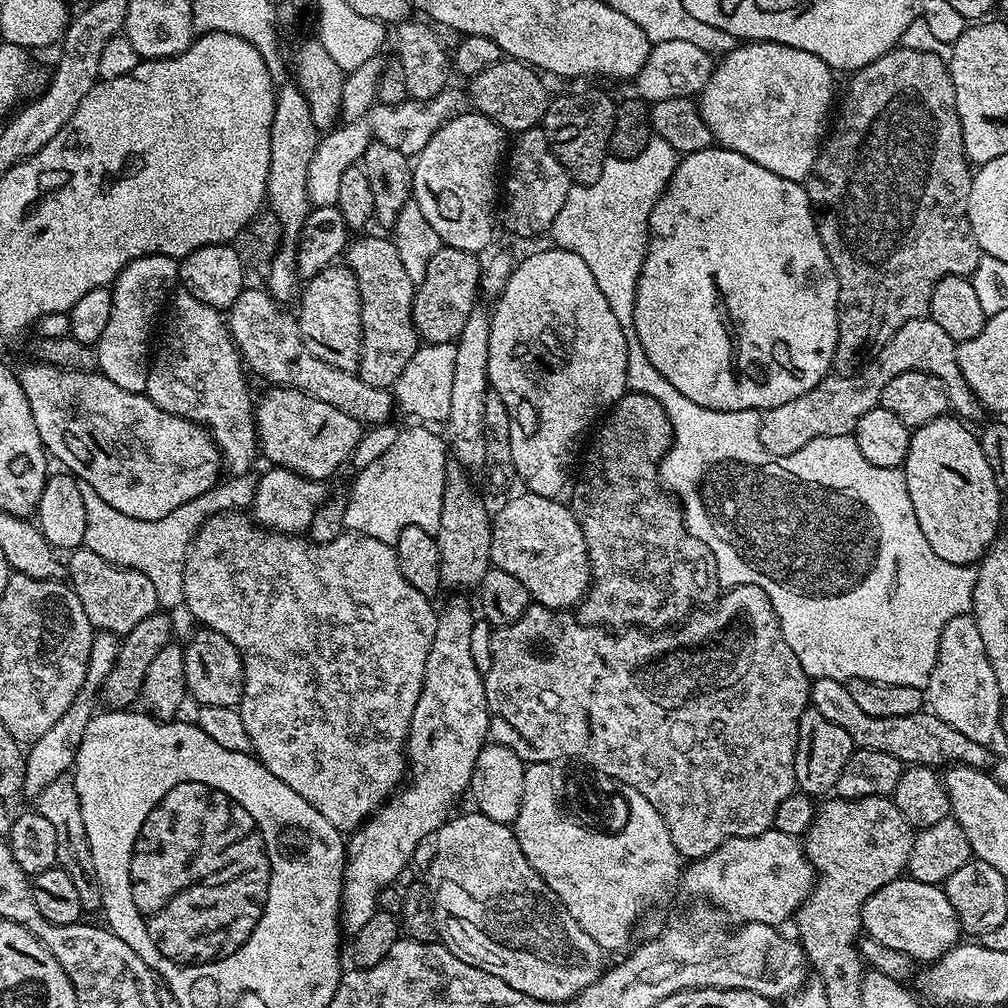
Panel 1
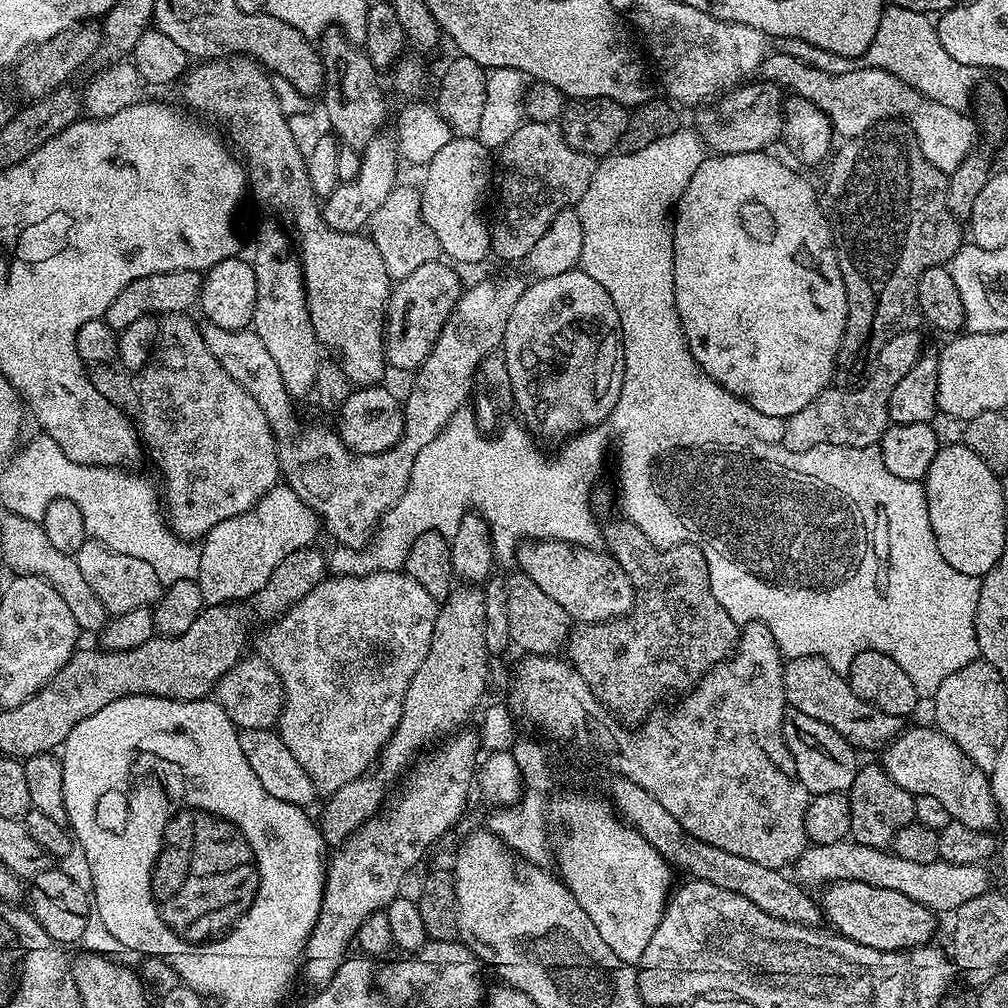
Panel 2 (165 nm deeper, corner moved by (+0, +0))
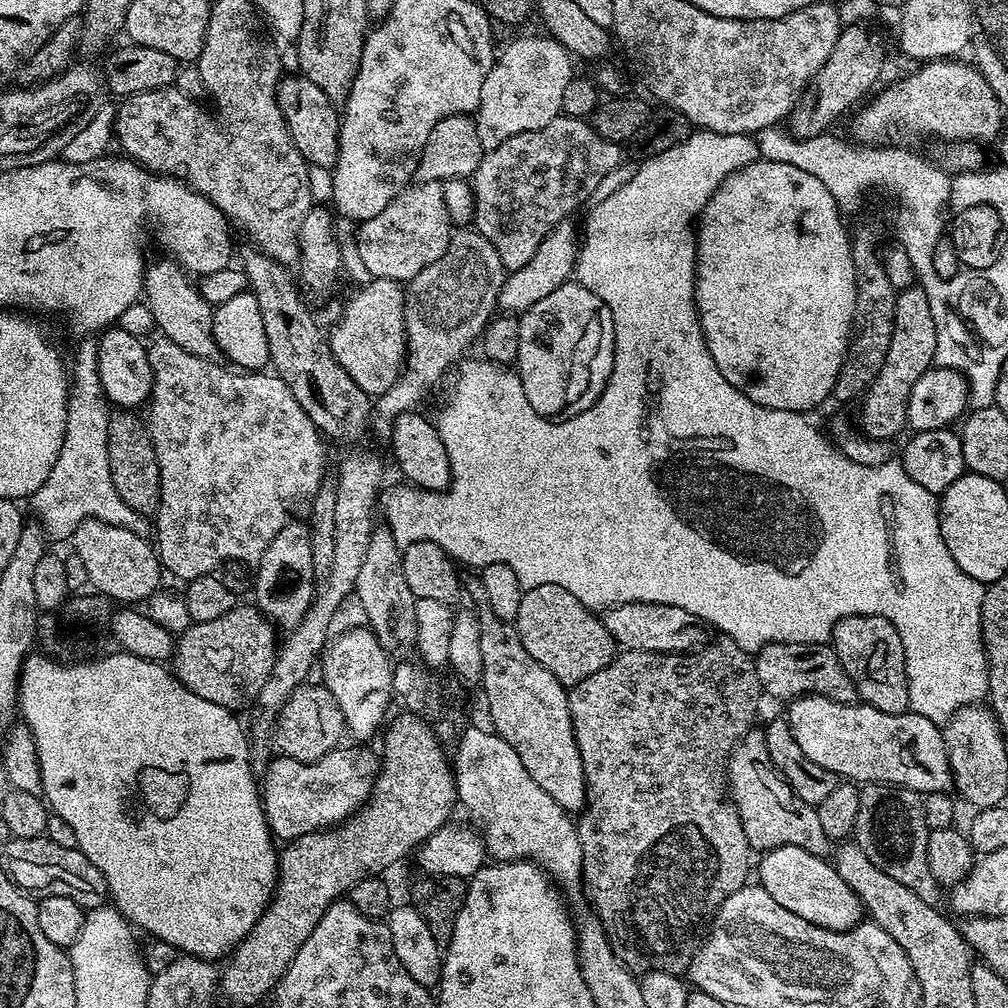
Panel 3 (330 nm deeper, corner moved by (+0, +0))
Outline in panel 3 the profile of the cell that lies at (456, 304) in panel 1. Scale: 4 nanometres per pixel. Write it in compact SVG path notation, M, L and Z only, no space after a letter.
M372 278L363 286L357 287L357 292L344 304L344 310L336 320L332 332L327 333L328 345L338 358L338 362L354 382L367 396L378 398L400 377L404 371L404 357L408 355L408 339L406 338L406 322L404 321L404 289L399 280Z

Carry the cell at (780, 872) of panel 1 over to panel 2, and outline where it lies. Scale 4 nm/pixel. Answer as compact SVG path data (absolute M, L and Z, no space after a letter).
M849 838L842 842L812 844L805 848L794 865L794 876L804 886L827 886L840 880L866 882L870 886L882 886L882 890L898 890L898 894L914 898L934 913L952 914L962 906L962 902L970 902L970 898L978 898L978 894L989 891L986 869L984 864L951 864L941 859L934 862L910 862L910 858L902 858L895 851L862 846Z

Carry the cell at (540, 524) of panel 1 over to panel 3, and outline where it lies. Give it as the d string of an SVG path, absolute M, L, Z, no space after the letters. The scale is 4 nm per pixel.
M634 602L633 604L619 604L617 608L609 608L602 616L606 630L616 639L617 645L621 649L633 652L694 652L697 648L704 647L709 643L709 625L699 620L694 614L687 610L682 610L682 606L662 606L661 604L651 604L650 602Z

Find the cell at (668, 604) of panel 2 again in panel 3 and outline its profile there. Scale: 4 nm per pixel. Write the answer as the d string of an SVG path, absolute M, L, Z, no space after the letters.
M716 638L697 648L694 652L633 652L631 650L621 651L610 661L598 674L590 674L590 678L582 678L582 682L571 685L567 689L568 709L572 719L574 738L580 755L580 765L585 774L585 790L587 800L578 816L576 833L578 842L582 842L582 866L584 867L584 878L582 881L583 891L588 892L592 899L591 911L600 917L606 938L614 950L614 954L629 969L651 970L654 972L671 972L673 974L687 973L688 965L696 954L698 947L698 936L696 931L703 929L706 922L712 917L740 888L749 883L750 864L740 864L738 856L706 856L698 850L698 844L686 844L686 836L690 834L692 826L686 826L686 820L694 820L700 814L700 798L702 788L708 788L708 772L712 776L712 786L726 784L726 762L732 749L739 744L741 738L753 727L756 720L756 711L760 708L760 696L762 689L758 682L756 673L756 661L749 653L743 652L733 640L727 638Z

